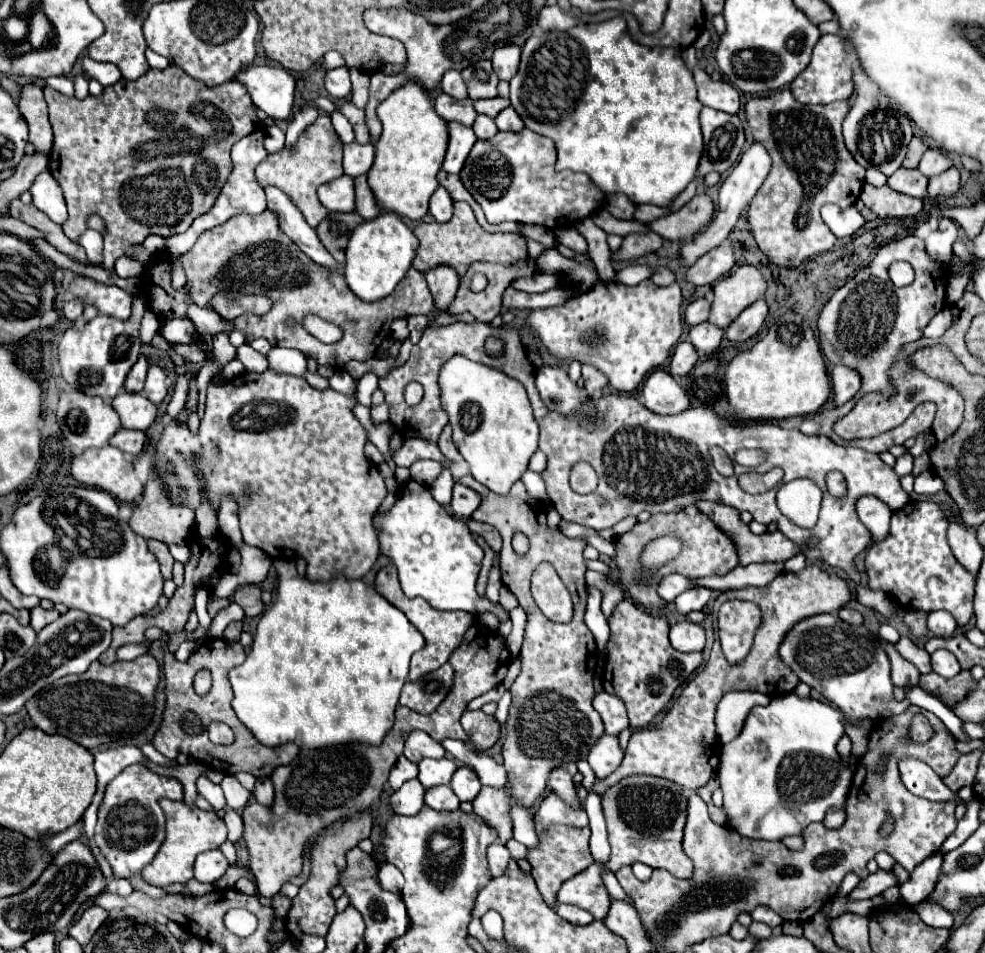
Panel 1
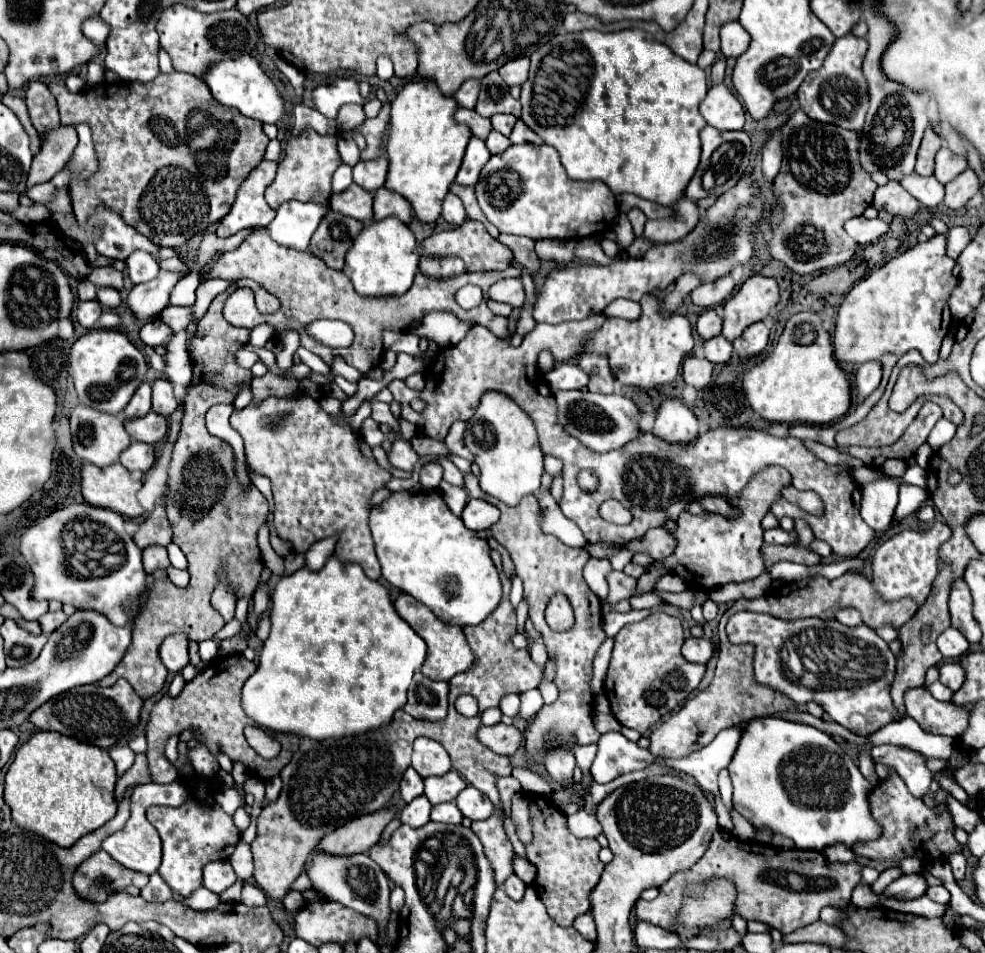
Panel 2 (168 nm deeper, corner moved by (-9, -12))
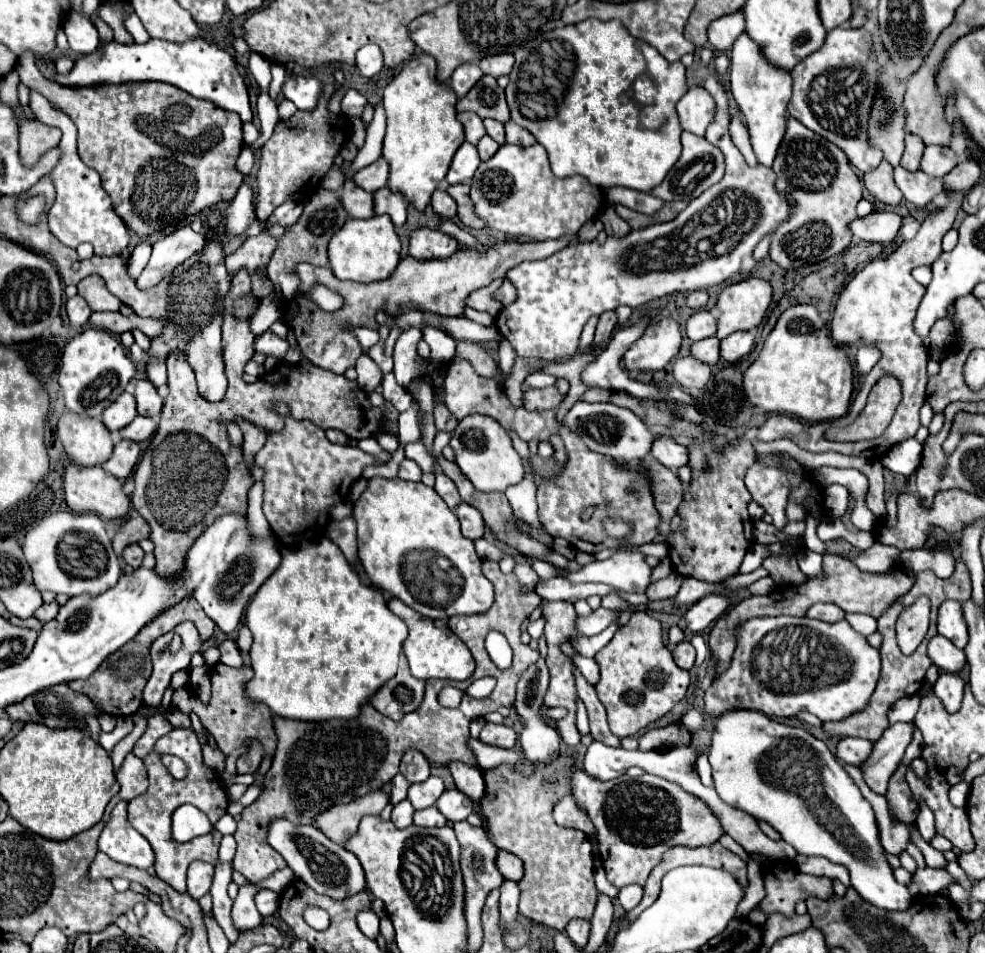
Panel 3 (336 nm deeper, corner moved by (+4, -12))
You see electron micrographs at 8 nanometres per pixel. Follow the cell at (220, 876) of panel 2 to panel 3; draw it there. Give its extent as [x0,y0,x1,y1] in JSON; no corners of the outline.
[187,861,213,899]

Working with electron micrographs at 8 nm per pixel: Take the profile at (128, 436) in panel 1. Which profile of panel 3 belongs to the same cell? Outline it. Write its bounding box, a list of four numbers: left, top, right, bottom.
[101,441,141,481]

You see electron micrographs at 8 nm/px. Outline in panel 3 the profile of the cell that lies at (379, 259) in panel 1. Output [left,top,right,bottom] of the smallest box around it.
[329,215,401,283]

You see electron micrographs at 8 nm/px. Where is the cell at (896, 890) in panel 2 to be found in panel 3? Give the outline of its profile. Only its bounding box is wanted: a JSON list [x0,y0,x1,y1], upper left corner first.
[907,869,955,895]

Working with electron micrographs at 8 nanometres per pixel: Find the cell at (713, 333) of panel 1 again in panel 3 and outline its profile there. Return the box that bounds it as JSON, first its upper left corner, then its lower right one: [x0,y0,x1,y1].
[691,337,719,365]

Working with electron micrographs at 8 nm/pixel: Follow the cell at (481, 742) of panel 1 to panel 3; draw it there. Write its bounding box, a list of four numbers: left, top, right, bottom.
[479,723,517,749]

